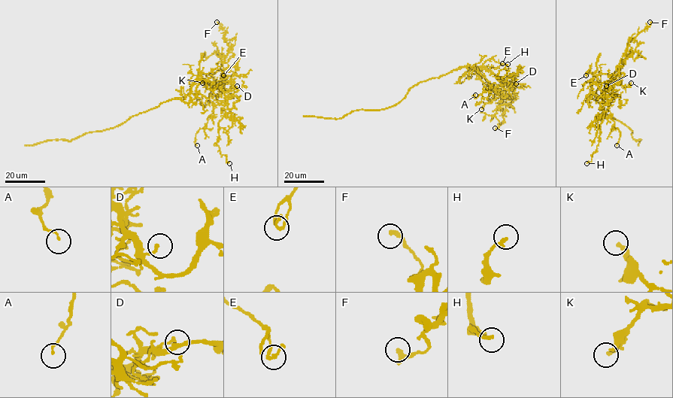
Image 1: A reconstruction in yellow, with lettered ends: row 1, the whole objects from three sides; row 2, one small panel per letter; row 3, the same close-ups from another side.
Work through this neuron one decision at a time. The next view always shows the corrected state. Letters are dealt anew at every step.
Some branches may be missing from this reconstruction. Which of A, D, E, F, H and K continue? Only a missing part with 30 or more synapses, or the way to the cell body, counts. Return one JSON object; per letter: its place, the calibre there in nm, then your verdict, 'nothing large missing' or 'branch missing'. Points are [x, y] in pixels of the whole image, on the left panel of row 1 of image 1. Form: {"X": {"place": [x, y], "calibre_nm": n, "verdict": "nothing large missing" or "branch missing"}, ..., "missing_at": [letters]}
{"A": {"place": [197, 145], "calibre_nm": 100, "verdict": "nothing large missing"}, "D": {"place": [237, 86], "calibre_nm": 170, "verdict": "nothing large missing"}, "E": {"place": [223, 75], "calibre_nm": 240, "verdict": "nothing large missing"}, "F": {"place": [216, 22], "calibre_nm": 240, "verdict": "nothing large missing"}, "H": {"place": [229, 163], "calibre_nm": 190, "verdict": "nothing large missing"}, "K": {"place": [202, 83], "calibre_nm": 200, "verdict": "nothing large missing"}, "missing_at": []}

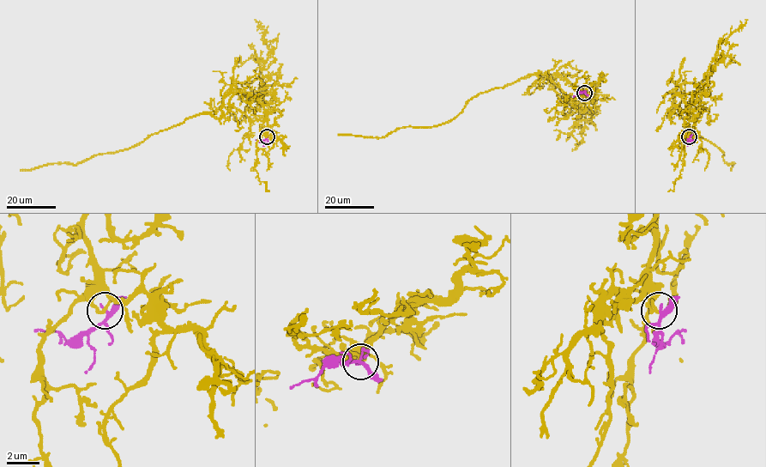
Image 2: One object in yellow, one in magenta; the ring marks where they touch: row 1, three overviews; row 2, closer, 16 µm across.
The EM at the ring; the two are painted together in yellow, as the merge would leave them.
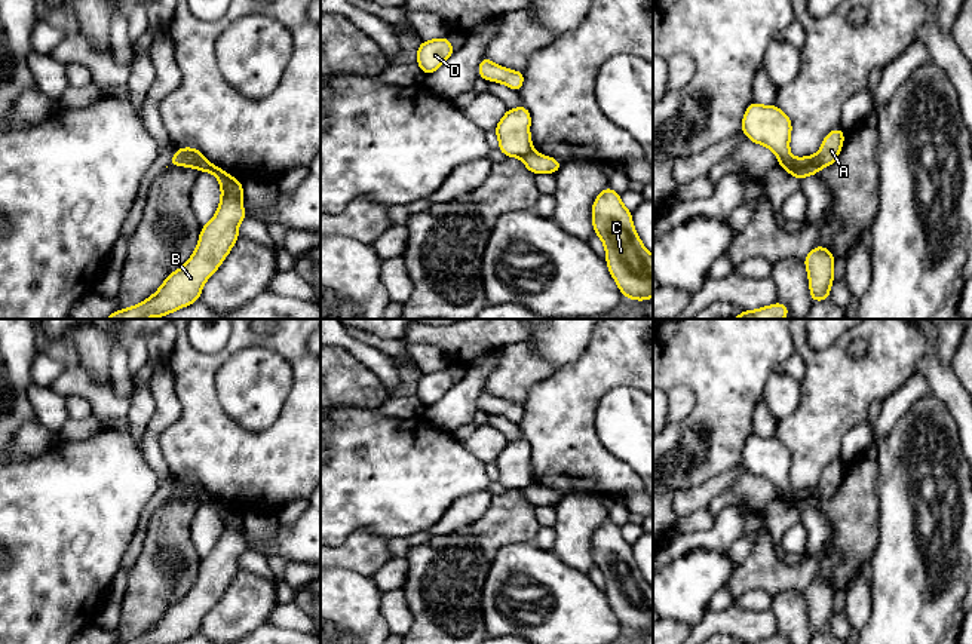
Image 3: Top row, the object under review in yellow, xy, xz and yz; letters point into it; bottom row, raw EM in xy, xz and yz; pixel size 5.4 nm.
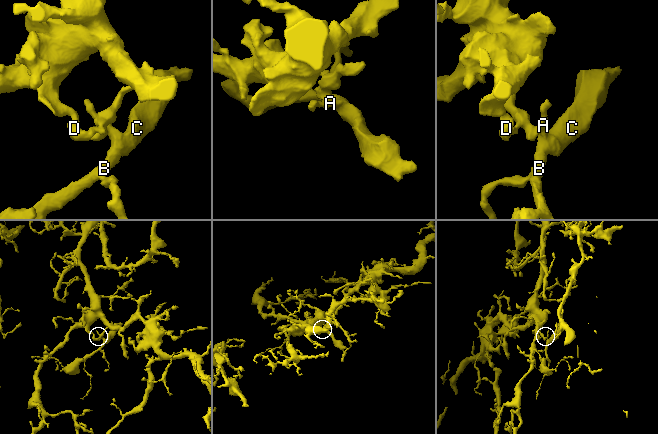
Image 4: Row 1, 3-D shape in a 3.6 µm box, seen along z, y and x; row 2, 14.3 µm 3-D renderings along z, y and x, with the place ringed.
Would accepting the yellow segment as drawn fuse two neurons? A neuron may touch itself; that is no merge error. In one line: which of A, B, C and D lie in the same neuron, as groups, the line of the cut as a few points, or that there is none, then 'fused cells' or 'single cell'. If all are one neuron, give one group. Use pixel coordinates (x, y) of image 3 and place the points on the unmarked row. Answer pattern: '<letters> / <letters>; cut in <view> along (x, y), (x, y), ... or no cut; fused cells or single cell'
A B C / D; cut in xy along (180, 481), (193, 488), (199, 502); fused cells

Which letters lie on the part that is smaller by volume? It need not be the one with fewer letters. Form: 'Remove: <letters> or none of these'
Remove: A, B, C

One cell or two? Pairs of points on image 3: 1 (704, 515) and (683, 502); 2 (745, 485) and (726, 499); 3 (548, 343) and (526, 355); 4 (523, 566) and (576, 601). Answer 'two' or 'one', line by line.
1: two
2: one
3: two
4: one

